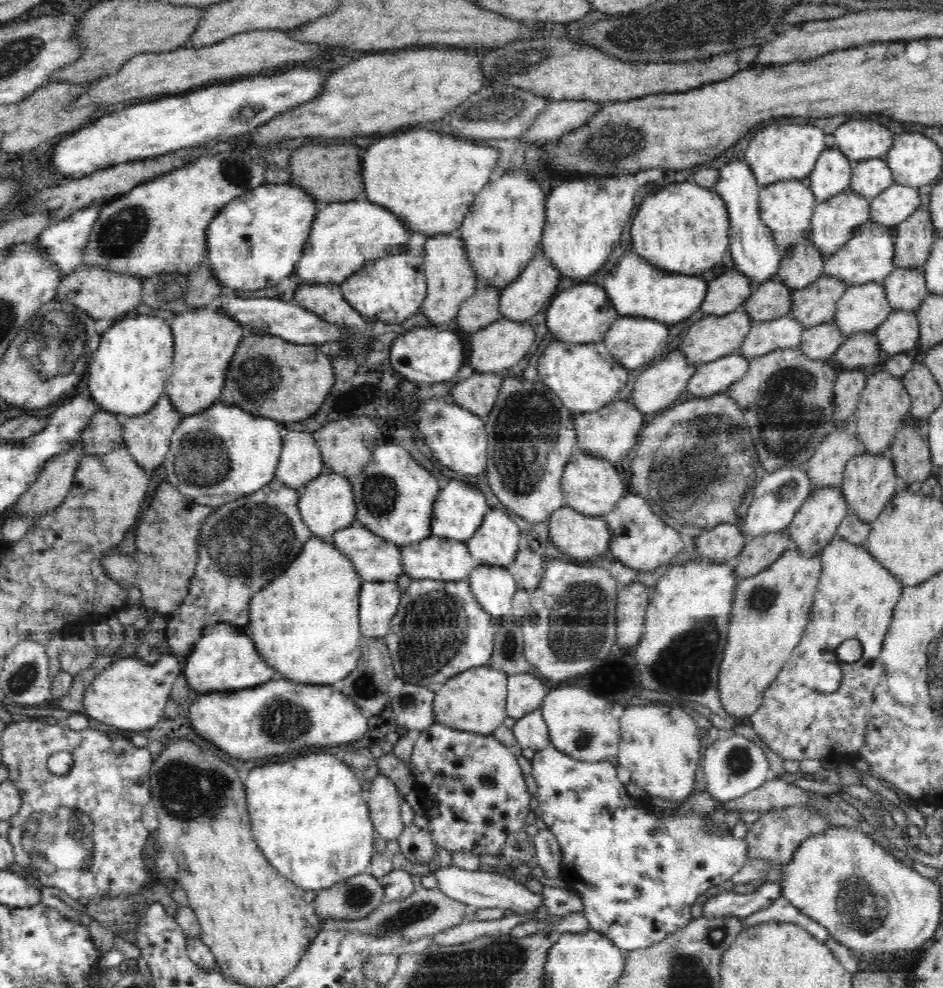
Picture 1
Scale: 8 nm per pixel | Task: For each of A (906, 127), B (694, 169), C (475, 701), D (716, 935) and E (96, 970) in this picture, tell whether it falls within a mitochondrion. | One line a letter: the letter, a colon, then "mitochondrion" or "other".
A: other
B: other
C: other
D: mitochondrion
E: other

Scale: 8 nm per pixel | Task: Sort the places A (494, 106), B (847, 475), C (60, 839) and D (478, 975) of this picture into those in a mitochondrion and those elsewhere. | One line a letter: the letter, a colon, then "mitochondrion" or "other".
A: mitochondrion
B: other
C: mitochondrion
D: mitochondrion

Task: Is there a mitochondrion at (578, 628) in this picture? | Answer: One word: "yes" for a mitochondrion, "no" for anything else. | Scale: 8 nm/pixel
yes

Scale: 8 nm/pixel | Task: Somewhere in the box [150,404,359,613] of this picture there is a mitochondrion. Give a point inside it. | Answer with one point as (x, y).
(252, 540)

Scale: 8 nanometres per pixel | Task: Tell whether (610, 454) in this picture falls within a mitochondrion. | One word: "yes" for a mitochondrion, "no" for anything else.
no

